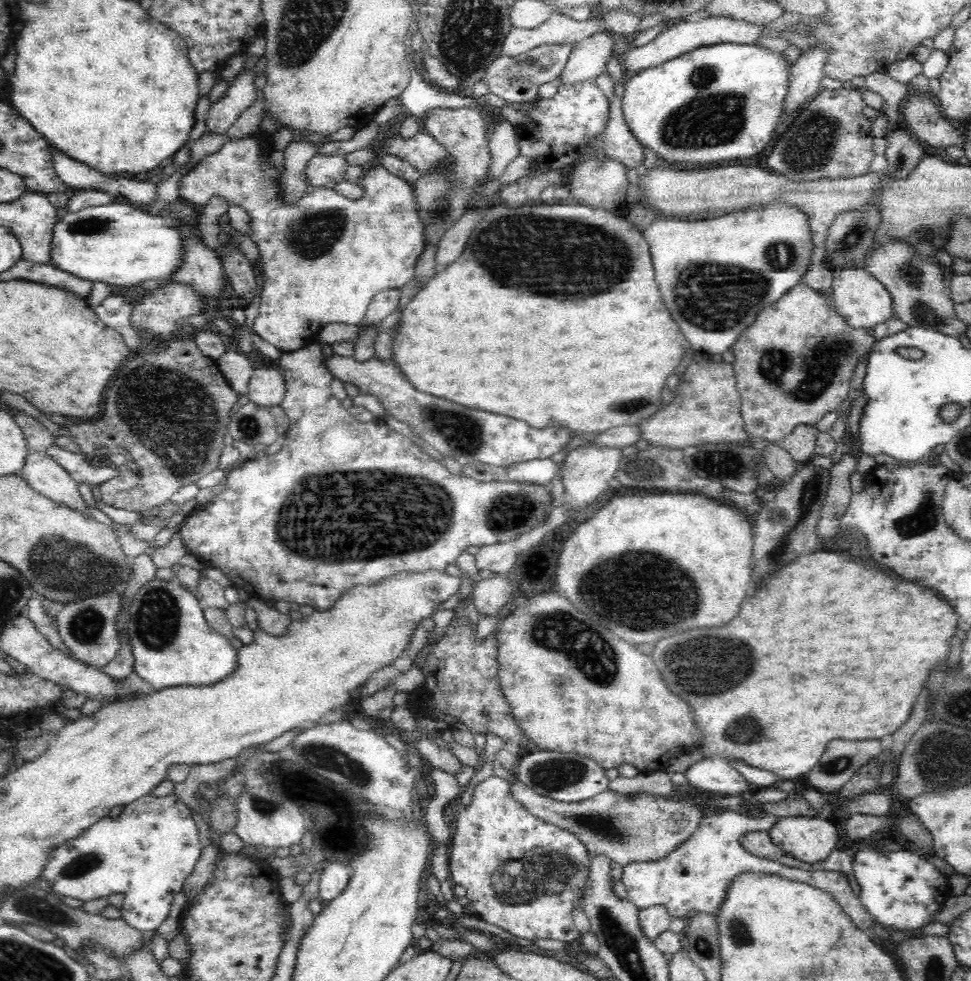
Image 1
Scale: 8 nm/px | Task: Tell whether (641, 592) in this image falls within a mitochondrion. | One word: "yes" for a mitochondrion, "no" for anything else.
yes

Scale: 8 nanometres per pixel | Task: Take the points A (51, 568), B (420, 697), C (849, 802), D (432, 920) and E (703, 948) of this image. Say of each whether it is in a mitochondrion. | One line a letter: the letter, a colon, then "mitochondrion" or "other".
A: mitochondrion
B: other
C: other
D: other
E: mitochondrion

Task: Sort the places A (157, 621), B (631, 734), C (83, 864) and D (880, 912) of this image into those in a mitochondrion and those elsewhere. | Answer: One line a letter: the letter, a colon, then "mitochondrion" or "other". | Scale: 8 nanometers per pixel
A: mitochondrion
B: other
C: mitochondrion
D: other

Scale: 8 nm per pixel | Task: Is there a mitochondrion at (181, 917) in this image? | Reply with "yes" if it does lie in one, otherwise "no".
no

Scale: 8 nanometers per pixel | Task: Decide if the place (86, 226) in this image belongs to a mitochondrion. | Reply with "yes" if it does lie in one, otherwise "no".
yes

